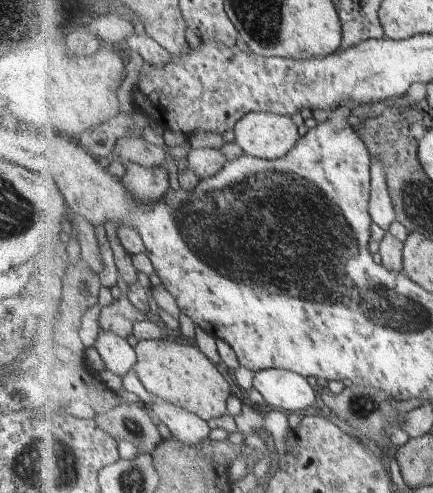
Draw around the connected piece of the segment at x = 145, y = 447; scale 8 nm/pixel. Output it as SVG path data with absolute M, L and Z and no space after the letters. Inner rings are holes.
M128 403L99 414L103 430L119 440L128 440L139 448L142 455L153 454L163 440L157 428L158 421L148 407L141 403Z

